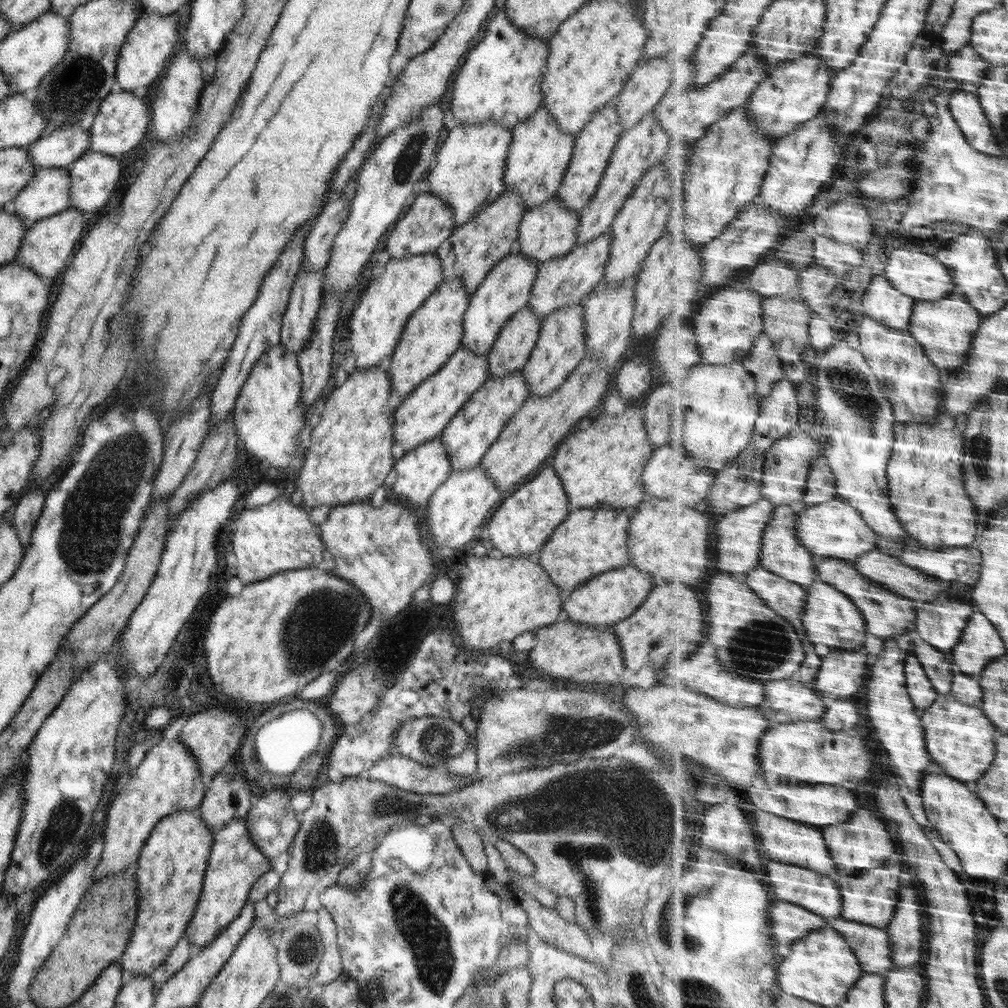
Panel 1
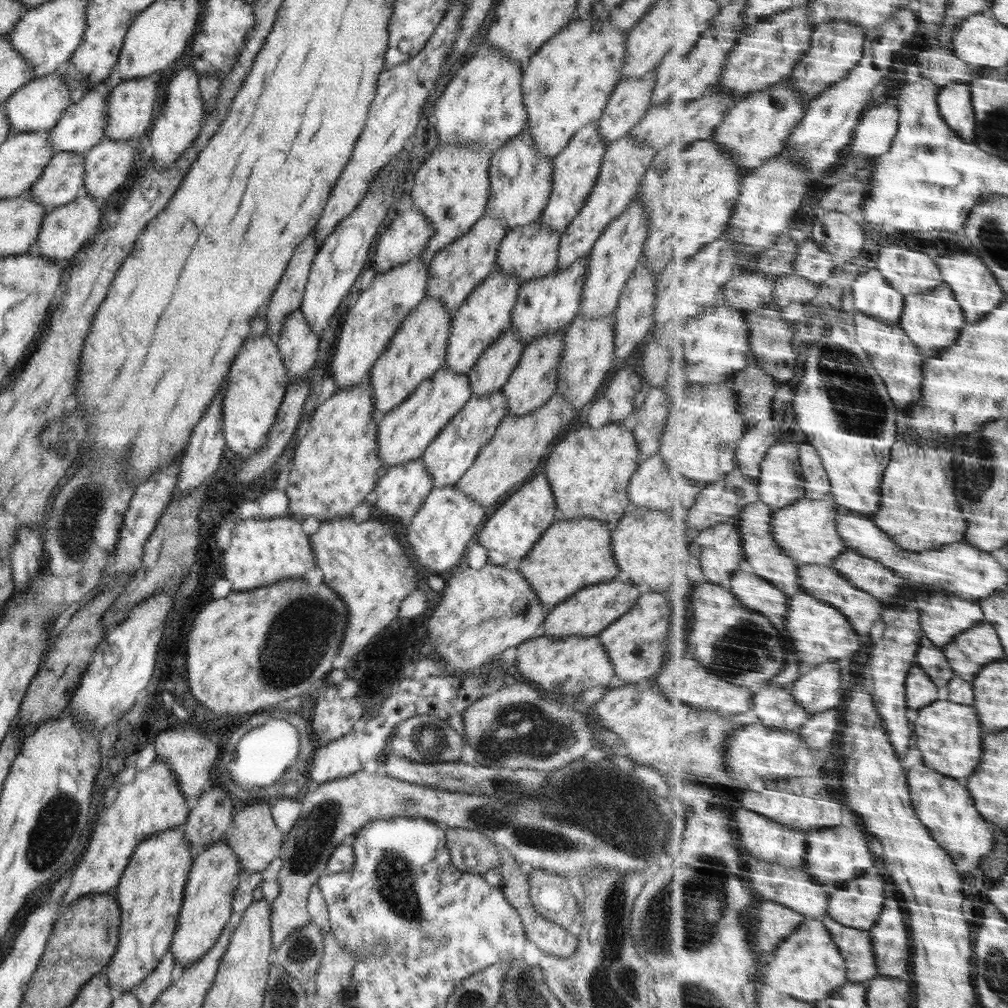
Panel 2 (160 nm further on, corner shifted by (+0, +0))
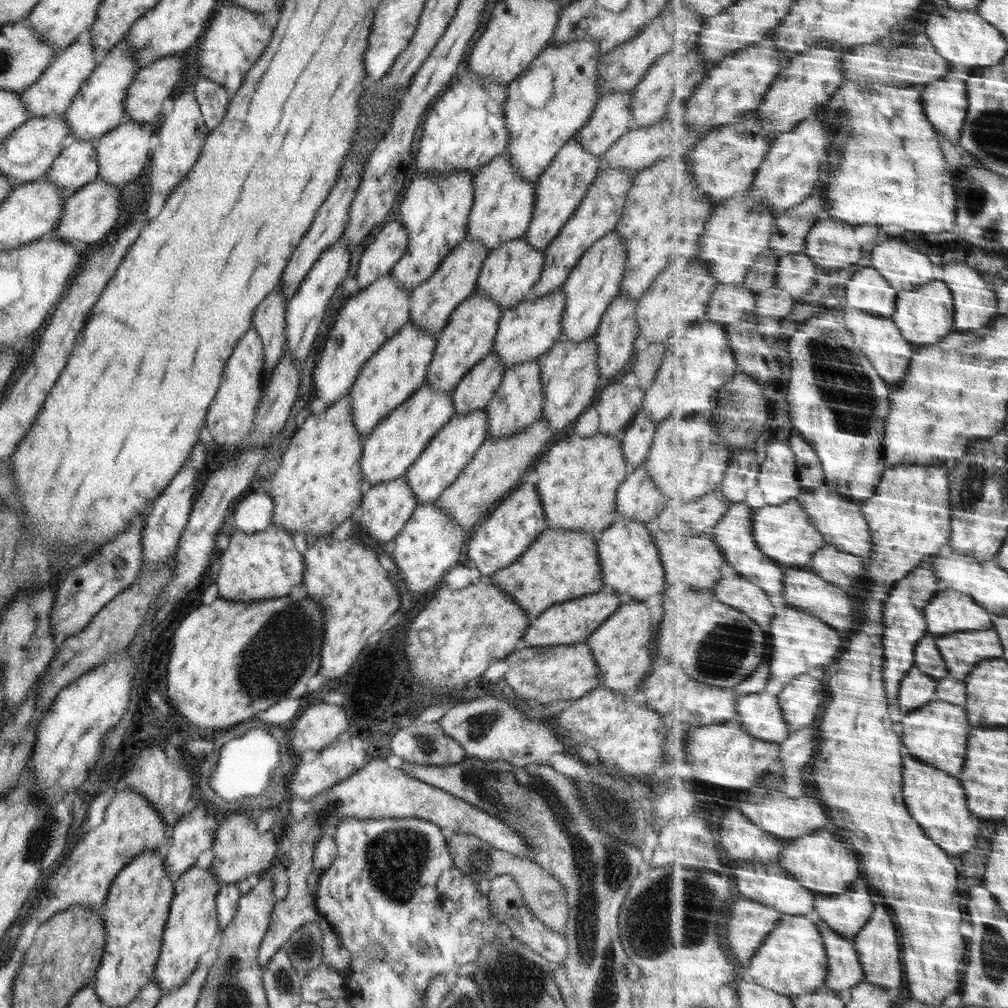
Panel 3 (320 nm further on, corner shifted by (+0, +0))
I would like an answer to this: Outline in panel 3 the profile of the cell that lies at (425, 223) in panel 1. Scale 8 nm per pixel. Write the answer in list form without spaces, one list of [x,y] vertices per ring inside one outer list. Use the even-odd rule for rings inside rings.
[[[400,221],[386,222],[374,240],[364,248],[355,278],[359,291],[377,278],[391,272],[398,259],[407,251],[407,232]]]

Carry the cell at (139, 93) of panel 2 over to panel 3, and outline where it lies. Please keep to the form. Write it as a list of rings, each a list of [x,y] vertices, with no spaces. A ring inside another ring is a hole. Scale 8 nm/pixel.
[[[172,54],[166,58],[158,58],[152,64],[144,66],[138,70],[134,81],[130,84],[125,98],[124,110],[126,110],[126,120],[136,123],[154,124],[162,117],[162,104],[168,99],[172,99],[172,92],[182,84],[184,74],[184,64],[180,60],[180,55]]]

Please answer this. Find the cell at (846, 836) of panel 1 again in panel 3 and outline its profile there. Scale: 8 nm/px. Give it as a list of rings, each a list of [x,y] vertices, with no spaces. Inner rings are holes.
[[[826,830],[816,831],[797,840],[798,842],[787,846],[782,852],[780,864],[800,880],[802,886],[816,891],[821,896],[846,894],[852,890],[852,886],[860,878],[860,862],[858,854],[848,844],[844,844],[832,832]]]

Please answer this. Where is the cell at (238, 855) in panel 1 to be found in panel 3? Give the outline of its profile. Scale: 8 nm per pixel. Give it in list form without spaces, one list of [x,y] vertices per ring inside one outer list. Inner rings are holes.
[[[195,865],[175,880],[174,896],[163,930],[159,959],[153,972],[153,980],[163,994],[168,994],[182,986],[182,983],[194,972],[200,956],[208,952],[212,938],[219,931],[215,894],[221,886],[222,882],[219,882],[209,867],[200,869]]]

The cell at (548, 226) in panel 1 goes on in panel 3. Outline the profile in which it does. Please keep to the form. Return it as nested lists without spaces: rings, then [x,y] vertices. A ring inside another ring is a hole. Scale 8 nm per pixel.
[[[524,236],[503,242],[498,248],[491,250],[489,256],[482,261],[474,293],[491,298],[499,304],[501,310],[506,310],[525,298],[532,297],[532,290],[540,278],[544,261],[545,250],[531,248]]]

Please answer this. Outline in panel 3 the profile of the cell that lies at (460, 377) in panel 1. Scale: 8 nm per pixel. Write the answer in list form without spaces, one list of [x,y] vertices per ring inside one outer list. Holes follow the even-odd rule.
[[[424,384],[410,399],[384,417],[364,439],[359,460],[363,480],[374,485],[403,476],[427,448],[430,439],[455,416],[452,393],[452,390],[440,392]]]

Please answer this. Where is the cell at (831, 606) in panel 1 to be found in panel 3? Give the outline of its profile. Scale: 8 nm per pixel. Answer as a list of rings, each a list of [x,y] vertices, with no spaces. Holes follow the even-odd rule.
[[[790,605],[779,609],[777,617],[773,620],[770,642],[771,652],[768,664],[772,669],[771,690],[779,695],[785,686],[796,680],[798,676],[802,676],[818,666],[832,664],[844,648],[840,634],[830,624]]]

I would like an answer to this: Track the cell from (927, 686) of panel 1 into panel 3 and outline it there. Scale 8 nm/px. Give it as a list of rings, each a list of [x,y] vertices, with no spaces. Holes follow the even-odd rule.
[[[914,668],[906,676],[902,690],[900,690],[899,706],[902,718],[906,714],[918,710],[920,706],[926,706],[934,701],[936,690],[938,690],[938,680],[926,672],[922,672],[920,668]]]

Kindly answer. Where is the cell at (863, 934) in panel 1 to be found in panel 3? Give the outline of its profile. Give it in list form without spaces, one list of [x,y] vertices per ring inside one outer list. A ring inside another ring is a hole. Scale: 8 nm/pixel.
[[[816,910],[808,913],[807,917],[819,926],[828,949],[830,966],[825,989],[844,992],[864,982],[866,969],[862,964],[854,939],[845,938],[843,934],[834,930],[825,920],[821,919]]]

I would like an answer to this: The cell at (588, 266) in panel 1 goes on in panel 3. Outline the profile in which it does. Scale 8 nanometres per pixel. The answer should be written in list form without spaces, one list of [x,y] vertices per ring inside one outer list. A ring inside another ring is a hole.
[[[563,286],[542,298],[525,298],[522,302],[502,311],[498,321],[498,334],[491,352],[499,356],[506,368],[530,362],[542,356],[562,337],[562,313],[565,307]]]

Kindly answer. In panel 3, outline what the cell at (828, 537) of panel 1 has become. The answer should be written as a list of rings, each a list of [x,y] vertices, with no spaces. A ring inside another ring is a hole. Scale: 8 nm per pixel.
[[[798,499],[789,500],[780,506],[766,504],[756,510],[755,520],[754,537],[760,543],[760,550],[779,563],[784,570],[809,566],[810,562],[814,562],[814,556],[829,545],[814,518],[807,513]]]

